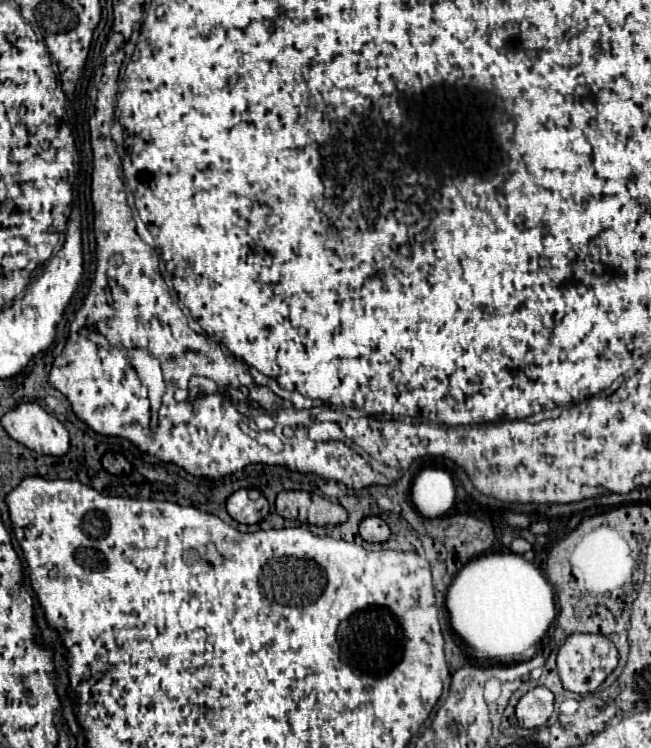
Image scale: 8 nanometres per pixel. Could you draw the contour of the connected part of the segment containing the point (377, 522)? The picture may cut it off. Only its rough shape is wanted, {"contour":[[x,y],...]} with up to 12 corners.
{"contour":[[379,516],[361,520],[359,534],[367,542],[389,538],[387,522]]}

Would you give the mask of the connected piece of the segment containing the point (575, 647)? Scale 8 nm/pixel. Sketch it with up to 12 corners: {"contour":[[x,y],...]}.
{"contour":[[571,634],[557,654],[563,688],[595,692],[617,668],[601,634]]}

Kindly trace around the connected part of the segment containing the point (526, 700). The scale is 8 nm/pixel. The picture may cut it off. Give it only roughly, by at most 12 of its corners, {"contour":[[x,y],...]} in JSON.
{"contour":[[529,690],[515,708],[523,728],[537,728],[553,714],[553,694]]}

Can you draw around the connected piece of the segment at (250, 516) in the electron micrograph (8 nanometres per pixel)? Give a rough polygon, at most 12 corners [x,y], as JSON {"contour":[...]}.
{"contour":[[241,488],[227,498],[227,512],[241,524],[269,514],[265,496],[251,500]]}

